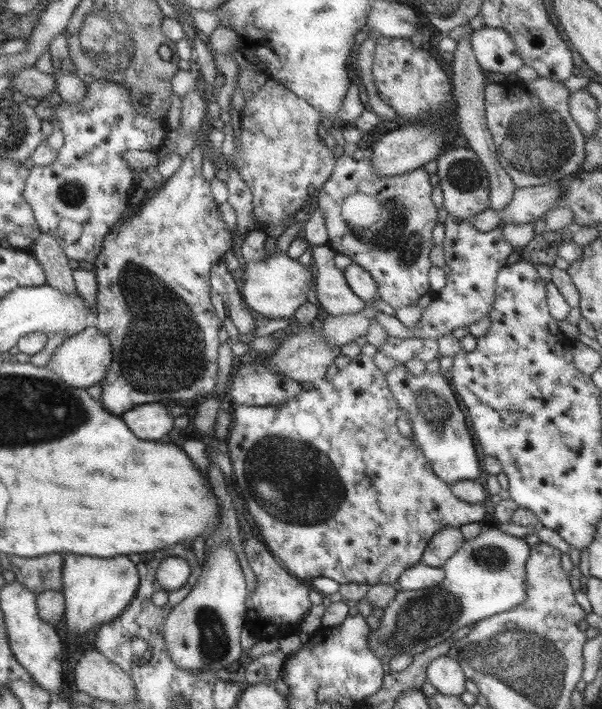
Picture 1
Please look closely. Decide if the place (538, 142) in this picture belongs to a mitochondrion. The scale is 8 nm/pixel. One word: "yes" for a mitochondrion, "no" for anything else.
yes

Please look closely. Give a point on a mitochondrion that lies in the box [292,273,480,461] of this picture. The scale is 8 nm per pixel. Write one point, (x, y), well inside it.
(425, 403)

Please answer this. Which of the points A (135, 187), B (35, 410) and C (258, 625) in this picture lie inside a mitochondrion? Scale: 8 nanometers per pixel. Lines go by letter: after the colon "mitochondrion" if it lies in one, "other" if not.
A: other
B: mitochondrion
C: other

